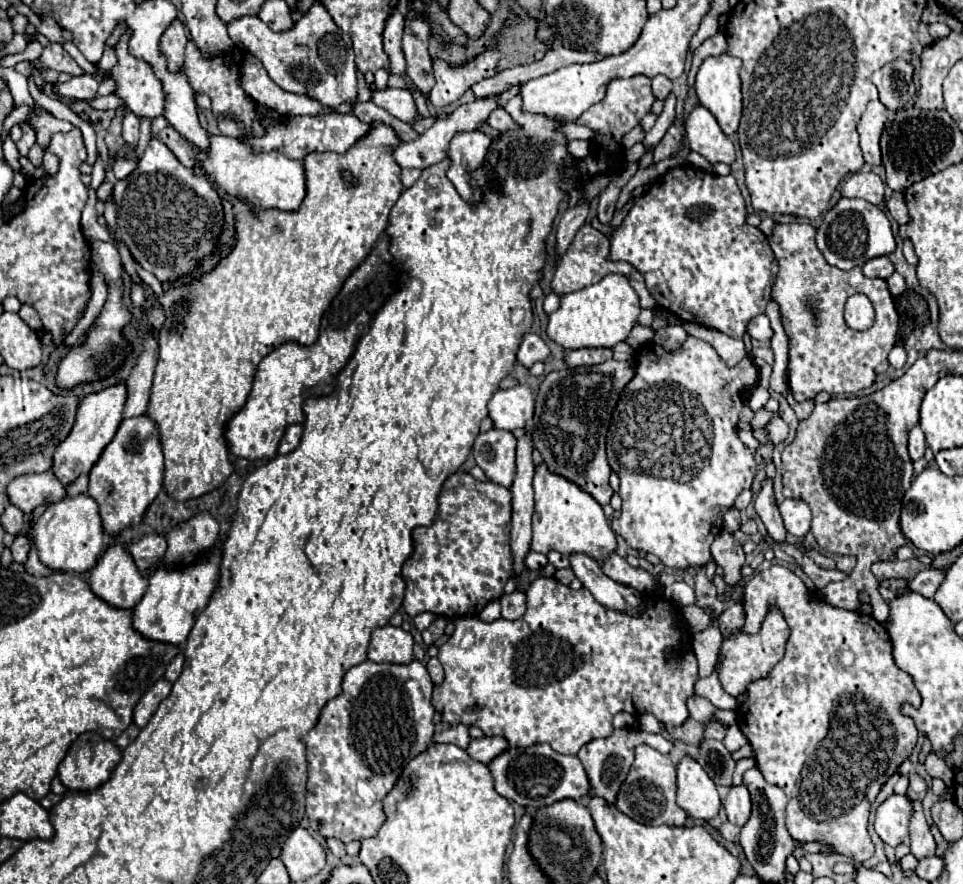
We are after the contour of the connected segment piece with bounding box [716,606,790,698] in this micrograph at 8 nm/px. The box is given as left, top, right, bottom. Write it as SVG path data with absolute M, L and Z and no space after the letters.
M772 606L768 610L768 614L756 634L746 634L742 630L738 630L738 632L726 636L718 650L718 664L716 664L722 690L736 698L748 690L748 684L752 684L752 680L760 680L760 678L768 676L768 672L784 658L784 648L786 648L788 636L790 636L790 628L788 628L782 612L776 606Z

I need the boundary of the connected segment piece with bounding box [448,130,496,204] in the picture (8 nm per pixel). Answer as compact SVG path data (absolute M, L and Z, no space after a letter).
M480 130L460 132L450 142L448 158L452 160L452 166L448 170L448 178L454 184L454 188L458 190L458 194L470 204L476 204L482 198L482 194L470 186L468 168L482 166L486 162L486 158L490 164L496 162L496 154L488 152L490 144L492 144L492 140L486 134L482 134Z

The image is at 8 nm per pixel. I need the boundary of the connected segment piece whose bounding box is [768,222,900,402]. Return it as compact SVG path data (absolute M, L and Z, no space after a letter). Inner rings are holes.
M776 224L772 236L768 238L776 260L778 260L778 274L776 282L772 286L772 298L780 304L780 314L782 314L782 324L790 342L790 388L794 392L796 402L812 400L818 392L828 392L828 394L856 394L864 388L870 388L876 374L886 372L888 368L888 352L897 343L897 333L900 318L895 308L894 297L888 290L888 282L884 278L866 278L862 274L862 268L852 268L848 272L832 268L822 252L816 248L816 230L810 224ZM858 290L866 290L864 294L876 304L876 320L874 326L858 332L846 326L844 322L844 304L846 300L856 294Z

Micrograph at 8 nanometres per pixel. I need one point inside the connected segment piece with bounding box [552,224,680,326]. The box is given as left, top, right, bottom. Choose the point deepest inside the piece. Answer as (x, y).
(576, 269)

